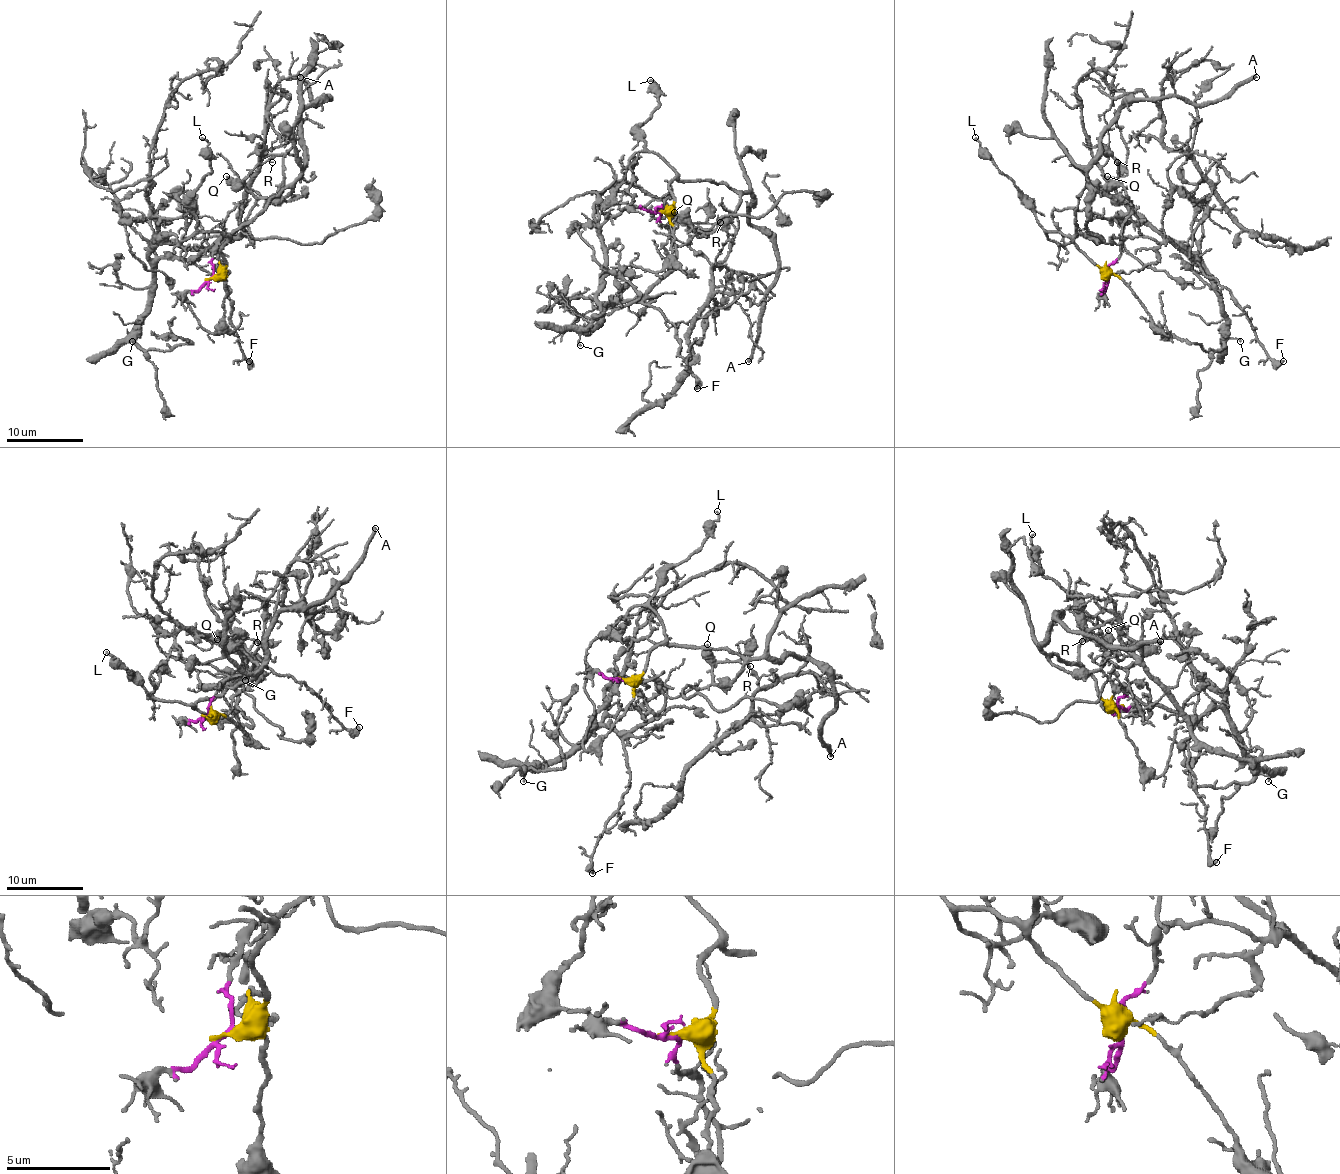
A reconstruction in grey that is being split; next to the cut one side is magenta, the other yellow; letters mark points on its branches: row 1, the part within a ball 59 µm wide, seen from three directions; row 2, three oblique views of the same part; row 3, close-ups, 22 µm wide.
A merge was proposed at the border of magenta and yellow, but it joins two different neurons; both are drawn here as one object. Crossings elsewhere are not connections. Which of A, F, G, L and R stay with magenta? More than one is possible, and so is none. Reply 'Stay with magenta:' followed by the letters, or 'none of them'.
Stay with magenta: F, G

